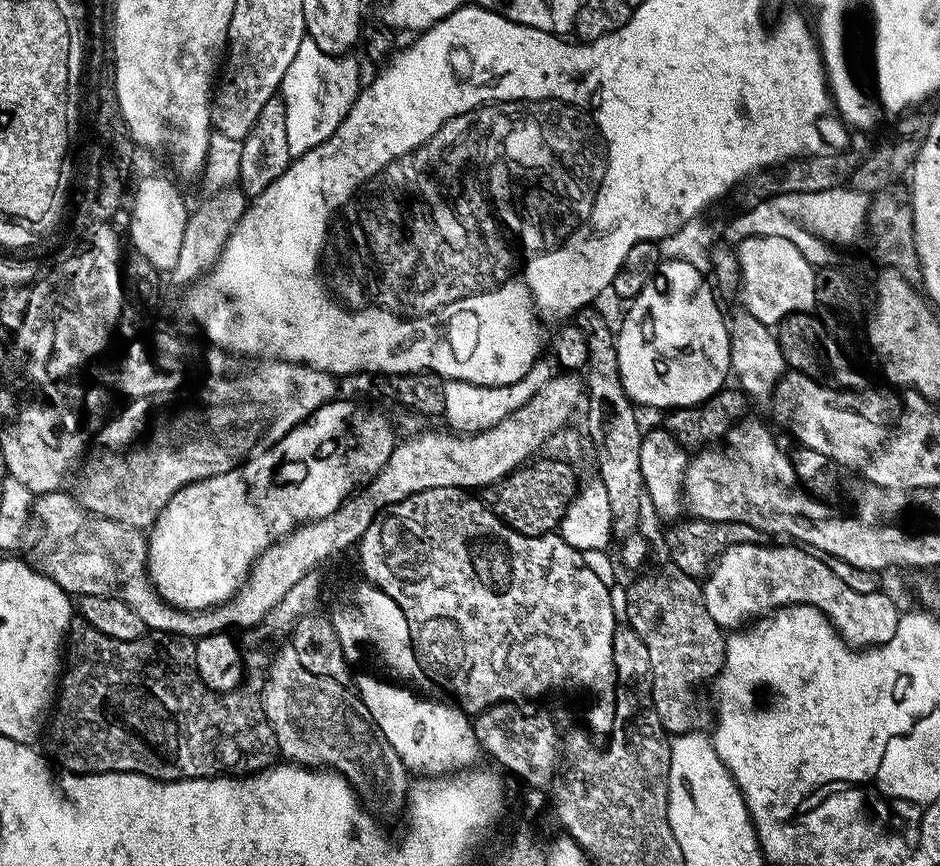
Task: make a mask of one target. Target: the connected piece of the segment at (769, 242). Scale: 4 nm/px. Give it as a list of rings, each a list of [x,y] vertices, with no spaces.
[[[746,238],[739,241],[740,287],[738,294],[744,298],[743,307],[758,322],[769,326],[779,325],[795,312],[811,313],[816,307],[817,269],[786,238]]]

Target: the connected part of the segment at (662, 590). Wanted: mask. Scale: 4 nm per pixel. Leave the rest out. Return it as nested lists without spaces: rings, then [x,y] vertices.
[[[671,562],[665,563],[665,568],[660,568],[657,570],[657,572],[647,572],[648,571],[645,571],[643,574],[640,574],[645,574],[645,576],[638,577],[632,585],[627,585],[626,591],[628,597],[626,598],[626,614],[628,615],[628,619],[626,621],[626,624],[627,627],[634,629],[634,631],[638,634],[638,638],[642,638],[642,642],[646,642],[646,651],[650,653],[650,670],[652,671],[652,693],[654,694],[654,710],[658,710],[658,718],[662,722],[662,726],[664,727],[665,732],[671,734],[672,736],[681,736],[687,732],[702,732],[711,729],[714,724],[714,700],[710,695],[710,685],[713,683],[713,681],[715,681],[716,677],[719,676],[720,671],[722,670],[722,666],[724,665],[724,641],[726,639],[725,633],[714,622],[714,618],[710,618],[710,610],[706,610],[706,606],[704,605],[704,590],[699,579],[691,577],[690,574],[684,574],[682,570],[676,568],[675,565],[673,565]]]

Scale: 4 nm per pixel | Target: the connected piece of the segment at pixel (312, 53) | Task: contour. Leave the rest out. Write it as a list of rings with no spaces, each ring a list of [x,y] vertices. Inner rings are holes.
[[[307,38],[298,46],[298,54],[294,54],[294,62],[290,62],[290,70],[286,70],[278,93],[286,110],[286,142],[290,142],[293,158],[326,142],[326,138],[338,130],[342,118],[346,118],[362,87],[360,68],[354,57],[352,54],[326,54]]]

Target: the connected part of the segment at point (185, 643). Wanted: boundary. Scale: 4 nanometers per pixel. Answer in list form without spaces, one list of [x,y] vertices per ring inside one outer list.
[[[79,618],[73,619],[72,626],[68,630],[66,637],[66,663],[62,668],[62,675],[58,681],[58,699],[54,704],[54,715],[51,717],[50,723],[46,728],[46,740],[48,736],[48,748],[52,751],[51,759],[55,761],[57,765],[61,764],[63,771],[68,774],[75,774],[77,776],[89,776],[90,774],[98,774],[99,772],[130,772],[133,776],[147,776],[149,781],[152,782],[187,782],[194,778],[206,778],[207,776],[215,776],[217,774],[227,773],[229,770],[243,770],[245,773],[251,774],[253,772],[260,771],[261,767],[270,768],[278,760],[278,749],[276,746],[276,739],[274,738],[274,730],[269,726],[268,719],[264,713],[261,701],[256,700],[252,696],[247,696],[244,690],[237,690],[235,692],[229,692],[227,694],[221,694],[210,690],[202,682],[202,678],[196,672],[196,645],[191,639],[177,638],[171,634],[161,635],[159,638],[152,638],[156,640],[147,640],[147,638],[141,638],[138,640],[115,640],[110,638],[106,634],[102,634],[98,630],[94,630],[87,622]]]

